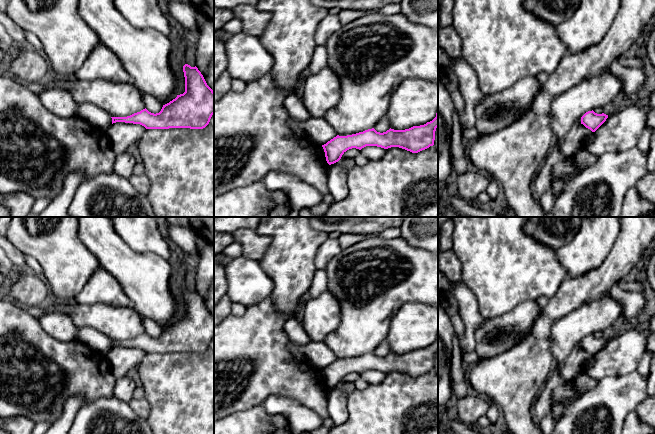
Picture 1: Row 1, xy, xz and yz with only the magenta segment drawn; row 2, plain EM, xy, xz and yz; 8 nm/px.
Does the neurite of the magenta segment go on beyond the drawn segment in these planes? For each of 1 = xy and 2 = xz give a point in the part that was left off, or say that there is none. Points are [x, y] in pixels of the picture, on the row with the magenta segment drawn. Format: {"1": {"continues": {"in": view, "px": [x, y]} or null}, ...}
{"1": {"continues": null}, "2": {"continues": null}}

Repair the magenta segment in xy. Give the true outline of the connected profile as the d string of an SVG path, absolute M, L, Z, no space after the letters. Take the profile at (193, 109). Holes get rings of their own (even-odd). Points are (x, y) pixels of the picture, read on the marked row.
M185 64L183 72L185 77L185 92L163 105L159 113L151 113L145 108L127 117L111 117L112 124L116 122L140 124L146 129L205 128L214 114L214 91L207 85L203 75L196 66L191 67Z

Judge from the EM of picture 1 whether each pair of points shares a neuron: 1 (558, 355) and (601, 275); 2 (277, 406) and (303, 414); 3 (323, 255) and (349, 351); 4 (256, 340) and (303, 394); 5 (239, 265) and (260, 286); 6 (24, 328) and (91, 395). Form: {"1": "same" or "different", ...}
{"1": "different", "2": "same", "3": "different", "4": "same", "5": "same", "6": "same"}

